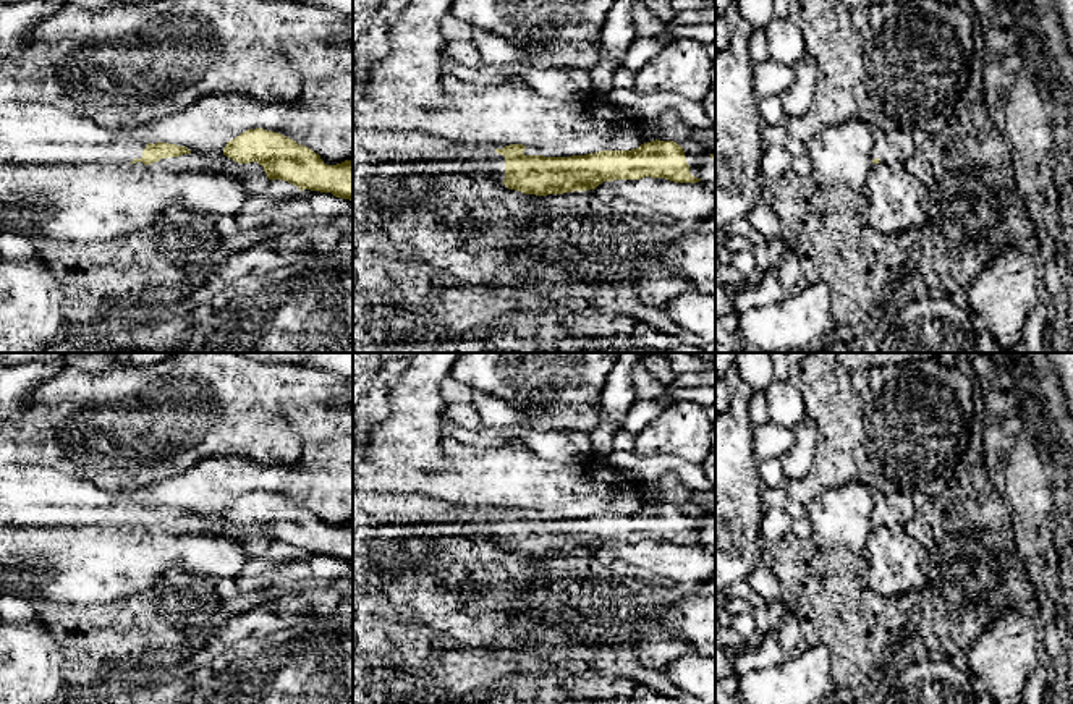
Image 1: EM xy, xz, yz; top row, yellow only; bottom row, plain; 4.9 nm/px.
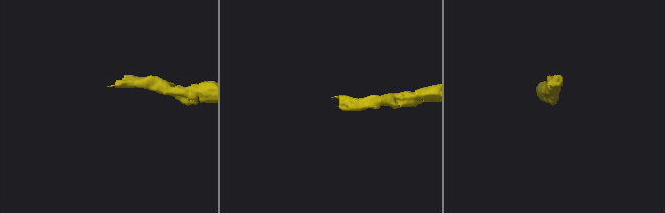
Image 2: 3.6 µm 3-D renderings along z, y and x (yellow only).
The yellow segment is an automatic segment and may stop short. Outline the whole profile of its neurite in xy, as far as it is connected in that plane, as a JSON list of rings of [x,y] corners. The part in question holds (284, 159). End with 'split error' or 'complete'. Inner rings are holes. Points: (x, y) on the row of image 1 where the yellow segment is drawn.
[[[262,128],[228,141],[223,155],[238,163],[257,162],[269,180],[283,180],[311,191],[353,201],[353,160],[327,165],[319,154],[296,141]]]; complete

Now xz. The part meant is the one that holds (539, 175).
[[[406,131],[353,133],[353,163],[371,159],[426,165],[458,165],[487,172],[497,157],[505,157],[503,184],[524,194],[547,196],[596,189],[604,181],[665,178],[675,183],[698,183],[689,173],[685,151],[673,141],[651,141],[631,151],[600,151],[586,155],[524,155],[526,146],[468,146],[432,134]]]; split error

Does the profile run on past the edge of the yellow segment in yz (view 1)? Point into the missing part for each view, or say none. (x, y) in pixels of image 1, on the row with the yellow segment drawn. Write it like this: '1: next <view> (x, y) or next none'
1: next none

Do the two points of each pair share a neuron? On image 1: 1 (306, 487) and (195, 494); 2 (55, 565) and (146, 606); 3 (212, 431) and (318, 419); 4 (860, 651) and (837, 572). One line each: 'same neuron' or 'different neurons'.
1: same neuron
2: different neurons
3: same neuron
4: same neuron

